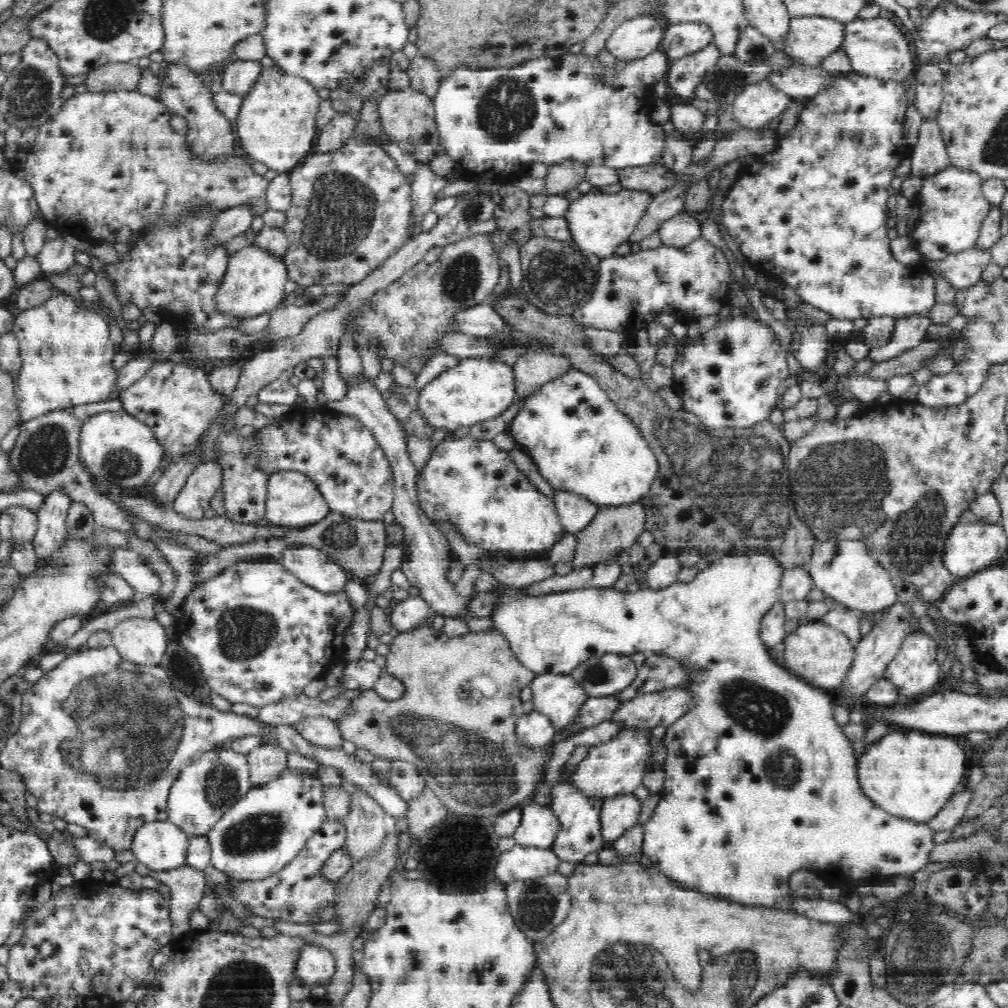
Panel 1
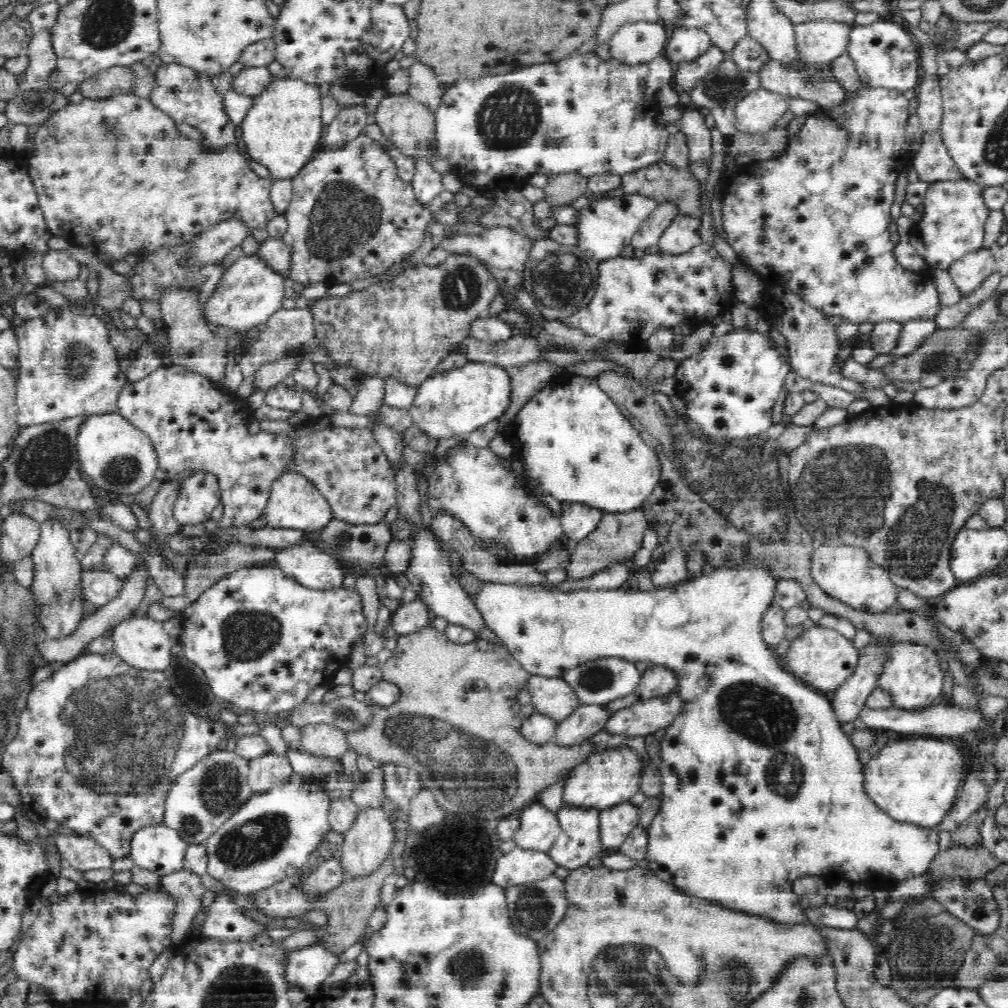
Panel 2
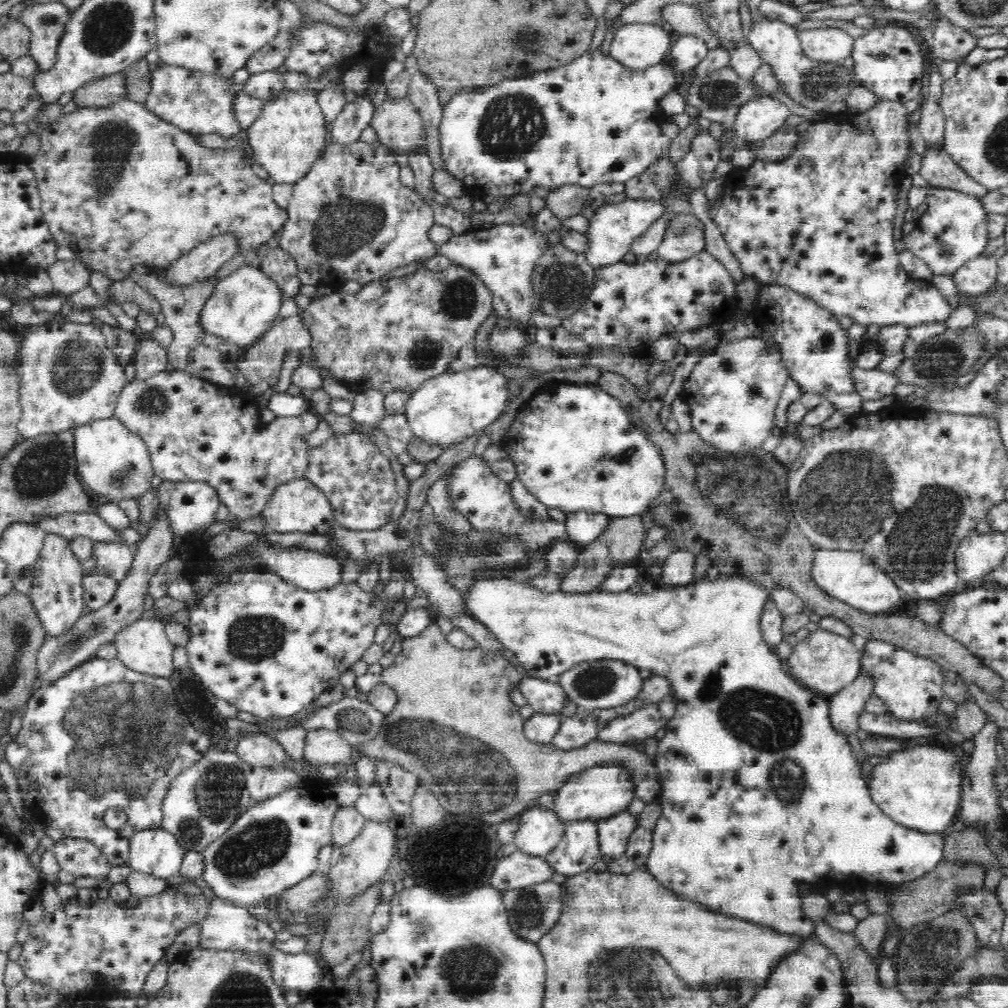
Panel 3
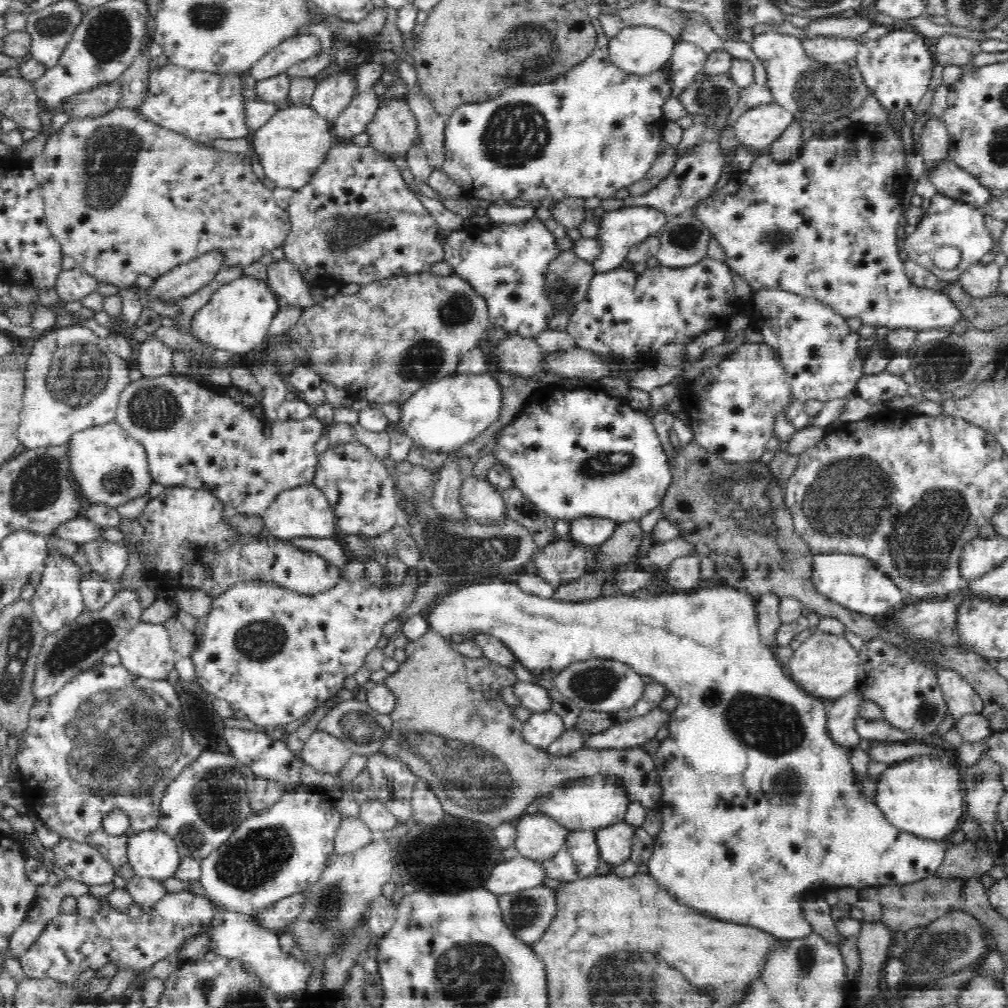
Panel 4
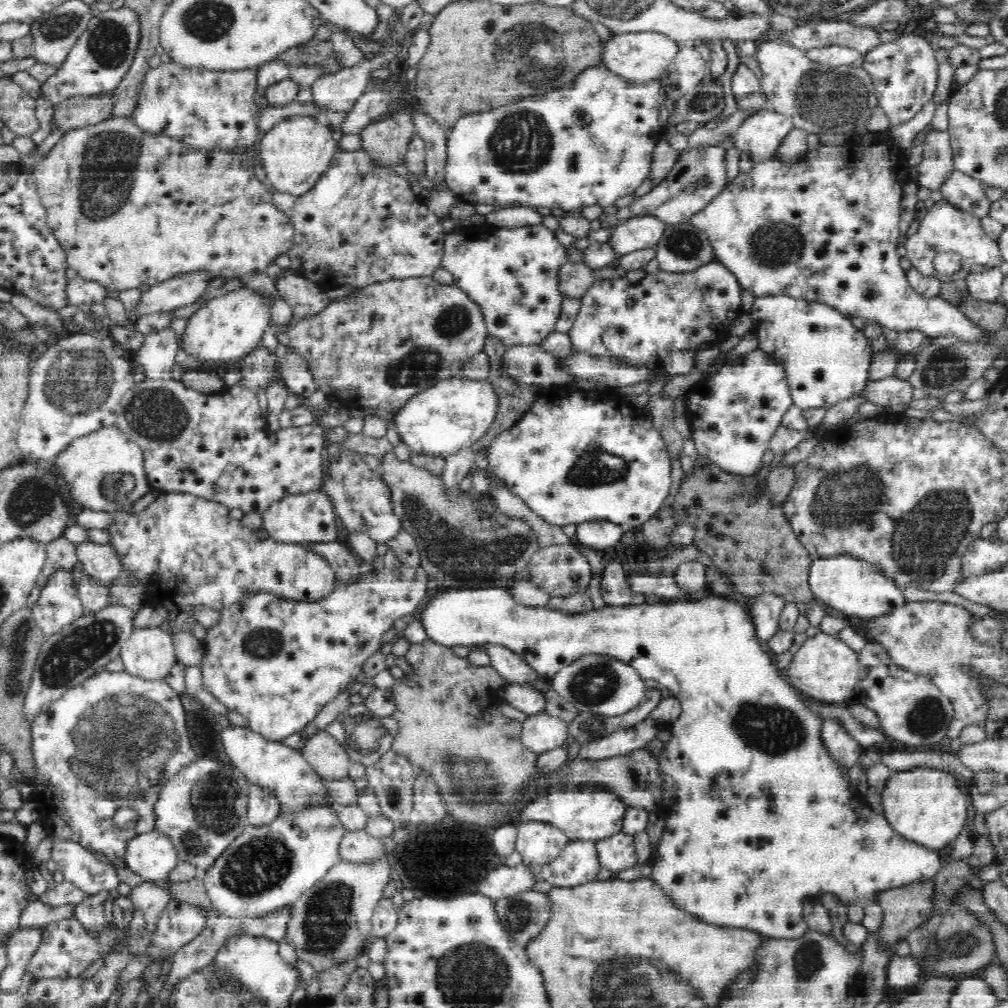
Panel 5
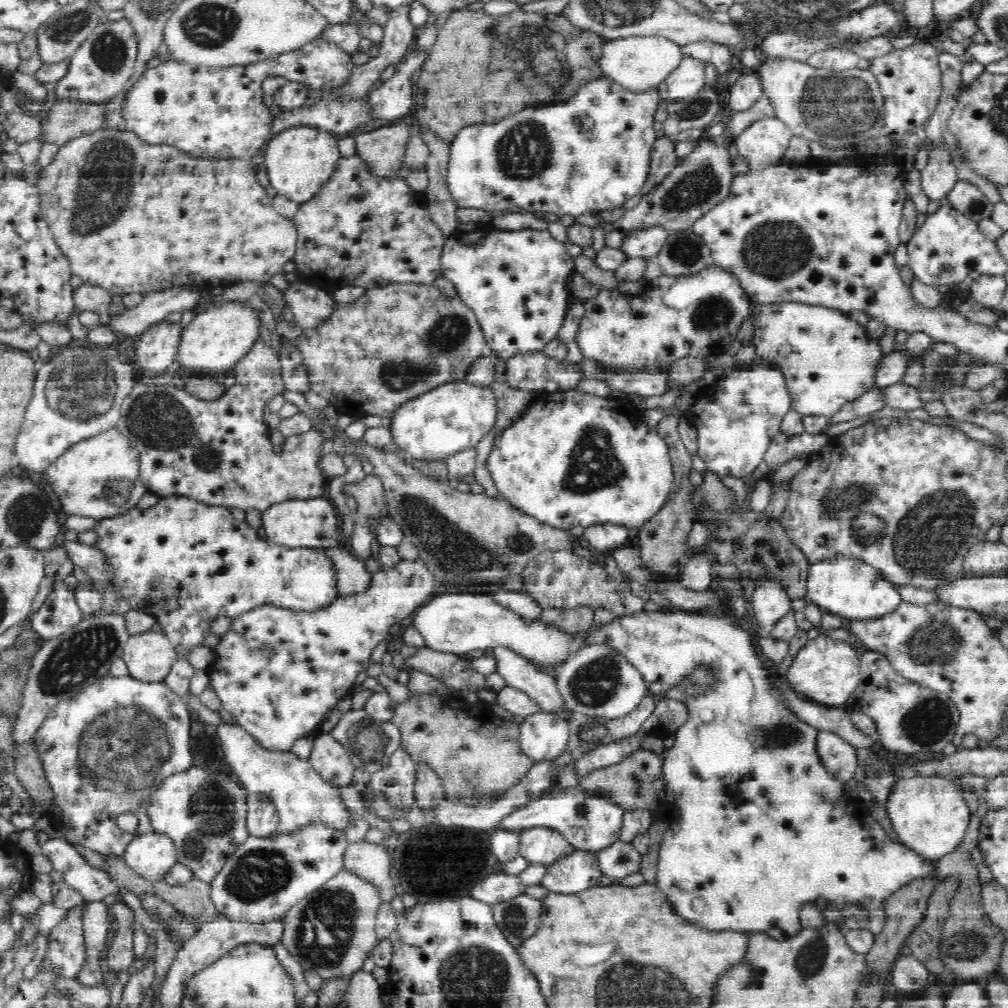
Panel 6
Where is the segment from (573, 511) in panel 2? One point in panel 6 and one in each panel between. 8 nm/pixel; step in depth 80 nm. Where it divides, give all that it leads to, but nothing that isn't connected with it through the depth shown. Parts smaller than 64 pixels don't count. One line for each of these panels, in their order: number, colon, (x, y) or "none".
3: (582, 528)
4: (591, 533)
5: (601, 536)
6: (604, 538)

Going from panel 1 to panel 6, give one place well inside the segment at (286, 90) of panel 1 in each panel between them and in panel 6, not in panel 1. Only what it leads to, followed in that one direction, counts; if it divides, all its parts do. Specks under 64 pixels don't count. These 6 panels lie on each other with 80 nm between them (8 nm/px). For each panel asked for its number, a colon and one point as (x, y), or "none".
2: (284, 130)
3: (287, 140)
4: (292, 146)
5: (296, 153)
6: (301, 161)

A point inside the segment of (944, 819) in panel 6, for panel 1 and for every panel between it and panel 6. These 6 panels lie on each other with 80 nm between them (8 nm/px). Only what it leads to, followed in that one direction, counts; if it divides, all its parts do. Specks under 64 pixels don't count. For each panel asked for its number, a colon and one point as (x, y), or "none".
1: (912, 775)
2: (917, 782)
3: (919, 788)
4: (924, 798)
5: (927, 807)

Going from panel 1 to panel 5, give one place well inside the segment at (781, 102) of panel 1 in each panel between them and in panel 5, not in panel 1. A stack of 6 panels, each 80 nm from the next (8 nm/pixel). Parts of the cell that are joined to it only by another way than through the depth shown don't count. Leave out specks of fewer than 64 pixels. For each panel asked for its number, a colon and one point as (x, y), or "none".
2: (758, 113)
3: (758, 119)
4: (758, 128)
5: (759, 138)

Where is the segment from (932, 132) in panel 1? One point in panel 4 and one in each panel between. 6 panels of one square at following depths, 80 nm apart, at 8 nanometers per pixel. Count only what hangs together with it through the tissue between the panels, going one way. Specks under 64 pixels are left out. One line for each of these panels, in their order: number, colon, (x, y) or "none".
2: (933, 163)
3: (941, 172)
4: (950, 181)

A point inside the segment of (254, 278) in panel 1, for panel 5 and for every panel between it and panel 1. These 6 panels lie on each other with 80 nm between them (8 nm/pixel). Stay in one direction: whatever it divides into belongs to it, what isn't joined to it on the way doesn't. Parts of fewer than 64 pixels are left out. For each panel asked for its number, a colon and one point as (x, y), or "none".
2: (248, 294)
3: (244, 306)
4: (236, 320)
5: (226, 329)

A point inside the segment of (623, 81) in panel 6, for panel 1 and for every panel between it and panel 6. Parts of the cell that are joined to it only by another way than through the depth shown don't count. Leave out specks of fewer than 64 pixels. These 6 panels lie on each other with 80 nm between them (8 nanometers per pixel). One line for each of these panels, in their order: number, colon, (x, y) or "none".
1: (639, 38)
2: (638, 43)
3: (639, 46)
4: (641, 51)
5: (638, 58)

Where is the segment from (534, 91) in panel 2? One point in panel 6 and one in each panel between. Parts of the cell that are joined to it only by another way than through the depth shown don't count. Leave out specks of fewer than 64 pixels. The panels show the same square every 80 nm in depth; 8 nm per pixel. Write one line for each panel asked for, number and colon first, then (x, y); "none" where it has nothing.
3: (592, 122)
4: (598, 130)
5: (593, 144)
6: (591, 155)

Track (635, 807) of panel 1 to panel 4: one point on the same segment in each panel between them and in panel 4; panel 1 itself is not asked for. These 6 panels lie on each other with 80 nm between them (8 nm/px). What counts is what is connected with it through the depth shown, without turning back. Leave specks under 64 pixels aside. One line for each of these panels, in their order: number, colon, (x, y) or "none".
2: (616, 825)
3: (614, 834)
4: (615, 845)

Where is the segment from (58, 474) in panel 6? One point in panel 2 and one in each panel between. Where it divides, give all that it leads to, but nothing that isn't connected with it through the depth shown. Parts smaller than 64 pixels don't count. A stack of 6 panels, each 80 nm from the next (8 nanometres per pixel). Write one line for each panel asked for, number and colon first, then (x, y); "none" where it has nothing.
2: (112, 455)
3: (112, 463)
4: (109, 468)
5: (102, 471)

